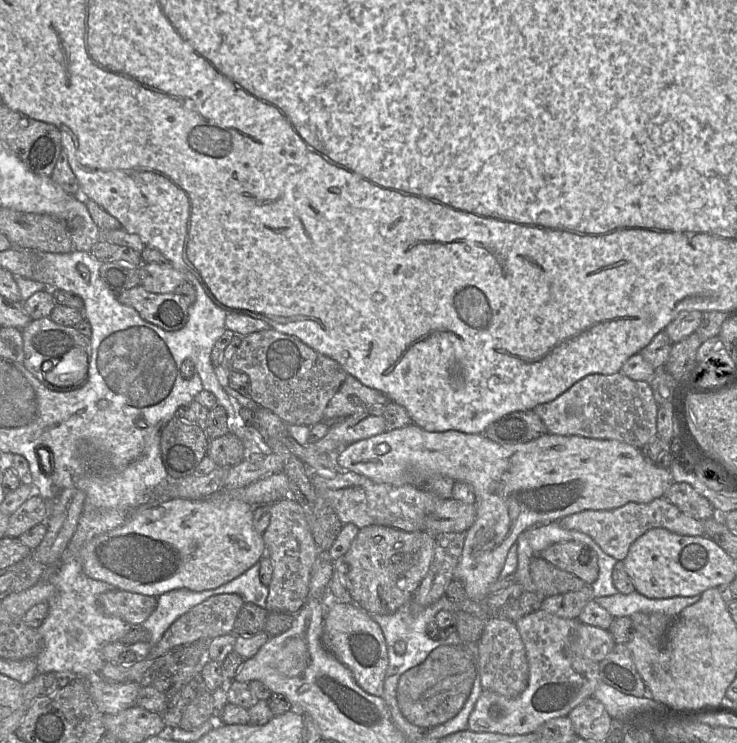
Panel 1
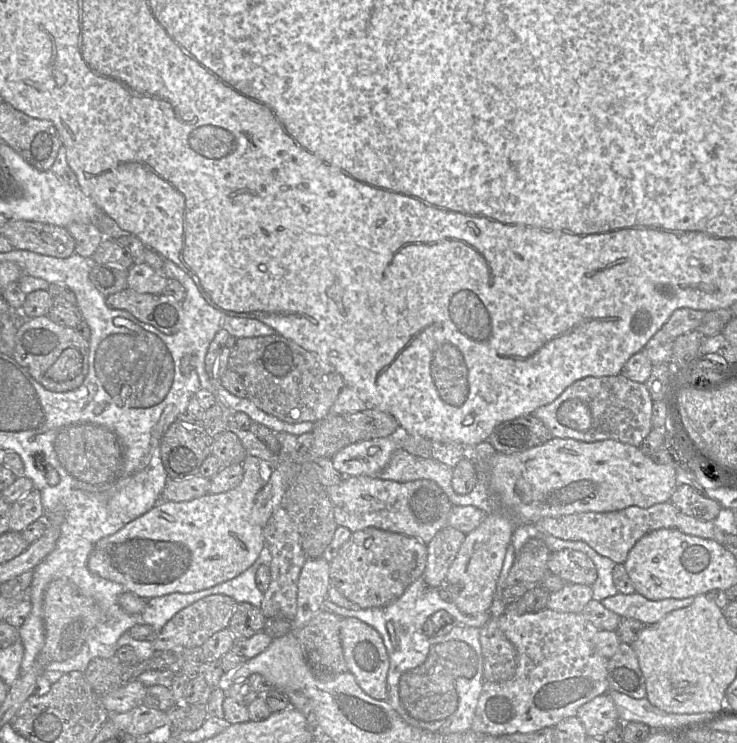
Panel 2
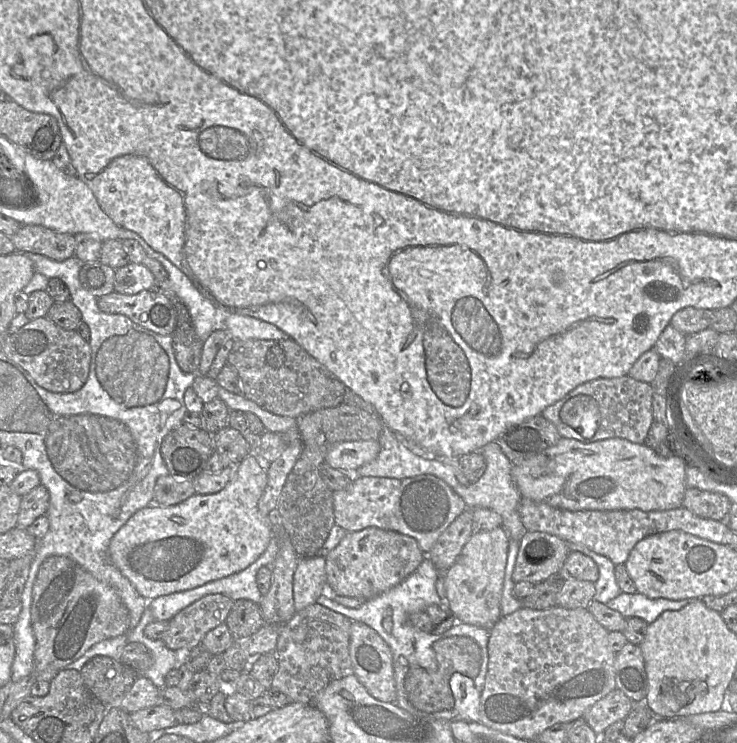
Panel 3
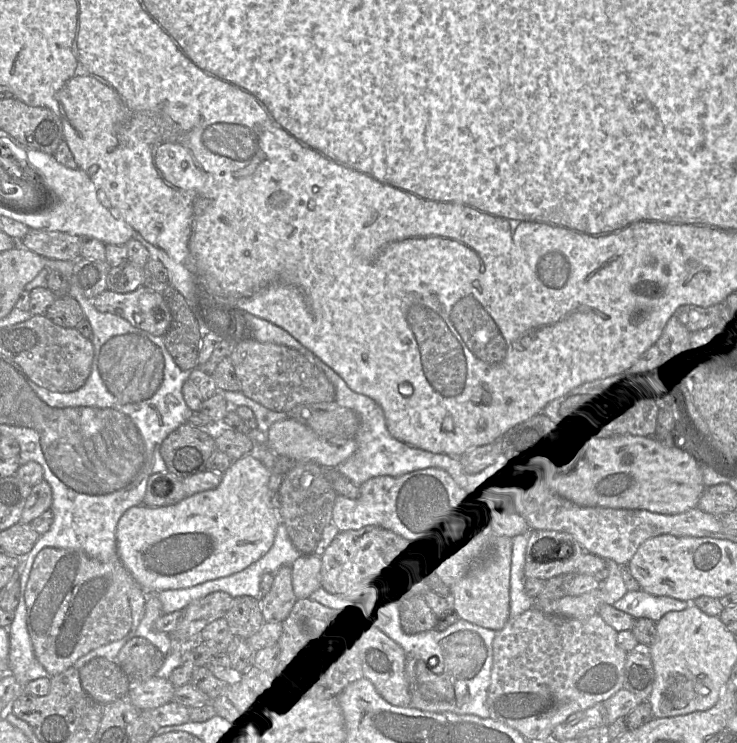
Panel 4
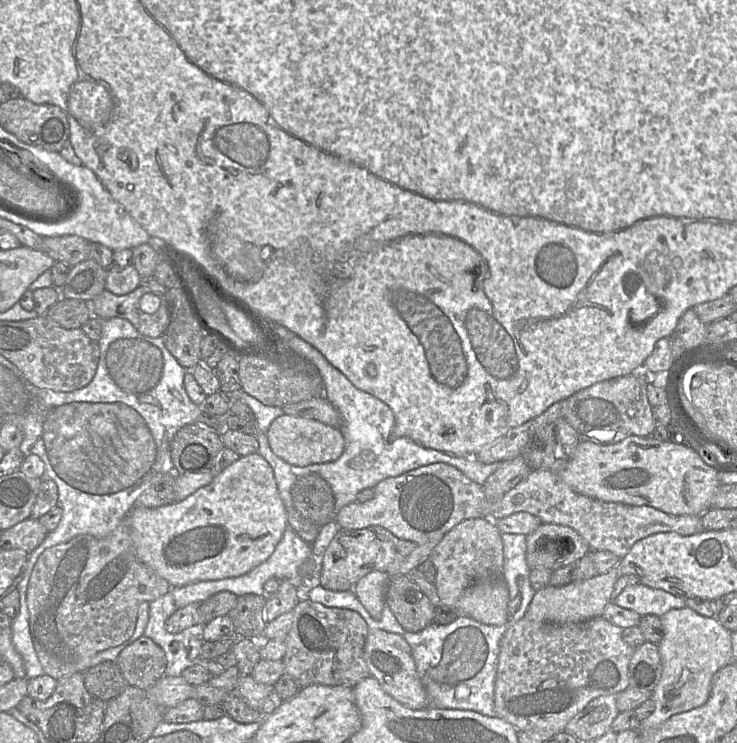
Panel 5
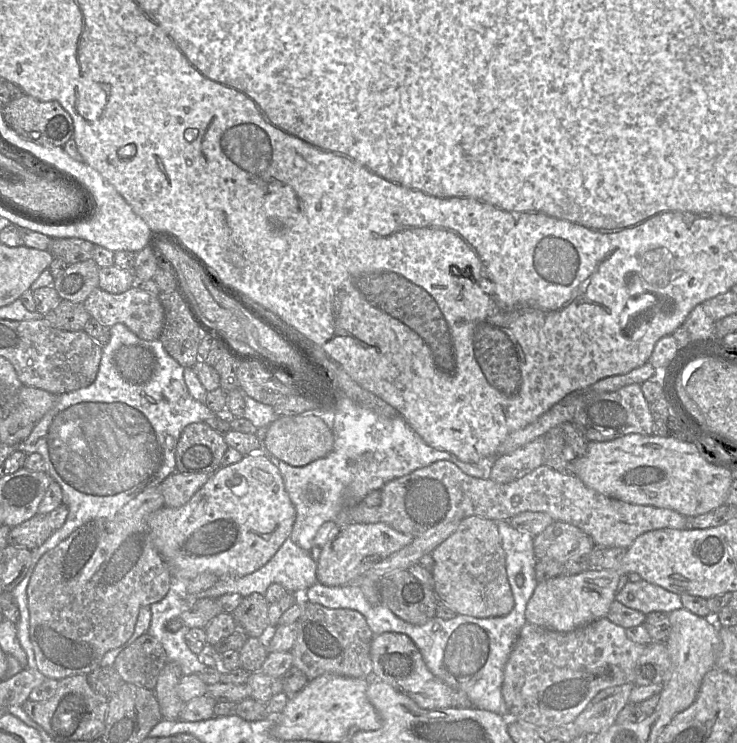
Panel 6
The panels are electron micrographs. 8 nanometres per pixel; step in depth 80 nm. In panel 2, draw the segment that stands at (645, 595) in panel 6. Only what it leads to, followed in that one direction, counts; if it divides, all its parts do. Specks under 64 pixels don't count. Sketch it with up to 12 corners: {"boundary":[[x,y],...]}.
{"boundary":[[617,593],[601,602],[644,625],[691,605],[695,597],[648,600]]}

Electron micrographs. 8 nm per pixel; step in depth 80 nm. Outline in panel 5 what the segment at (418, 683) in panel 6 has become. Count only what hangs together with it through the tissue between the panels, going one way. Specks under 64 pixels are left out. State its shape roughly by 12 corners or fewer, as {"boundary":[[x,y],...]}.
{"boundary":[[369,629],[370,675],[410,709],[428,706],[402,636]]}

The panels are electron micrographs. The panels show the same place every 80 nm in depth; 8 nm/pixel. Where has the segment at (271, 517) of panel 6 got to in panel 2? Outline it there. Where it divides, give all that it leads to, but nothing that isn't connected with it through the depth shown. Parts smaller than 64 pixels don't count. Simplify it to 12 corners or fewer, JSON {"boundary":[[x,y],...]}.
{"boundary":[[273,465],[237,487],[161,500],[100,539],[89,570],[144,599],[244,572]]}

